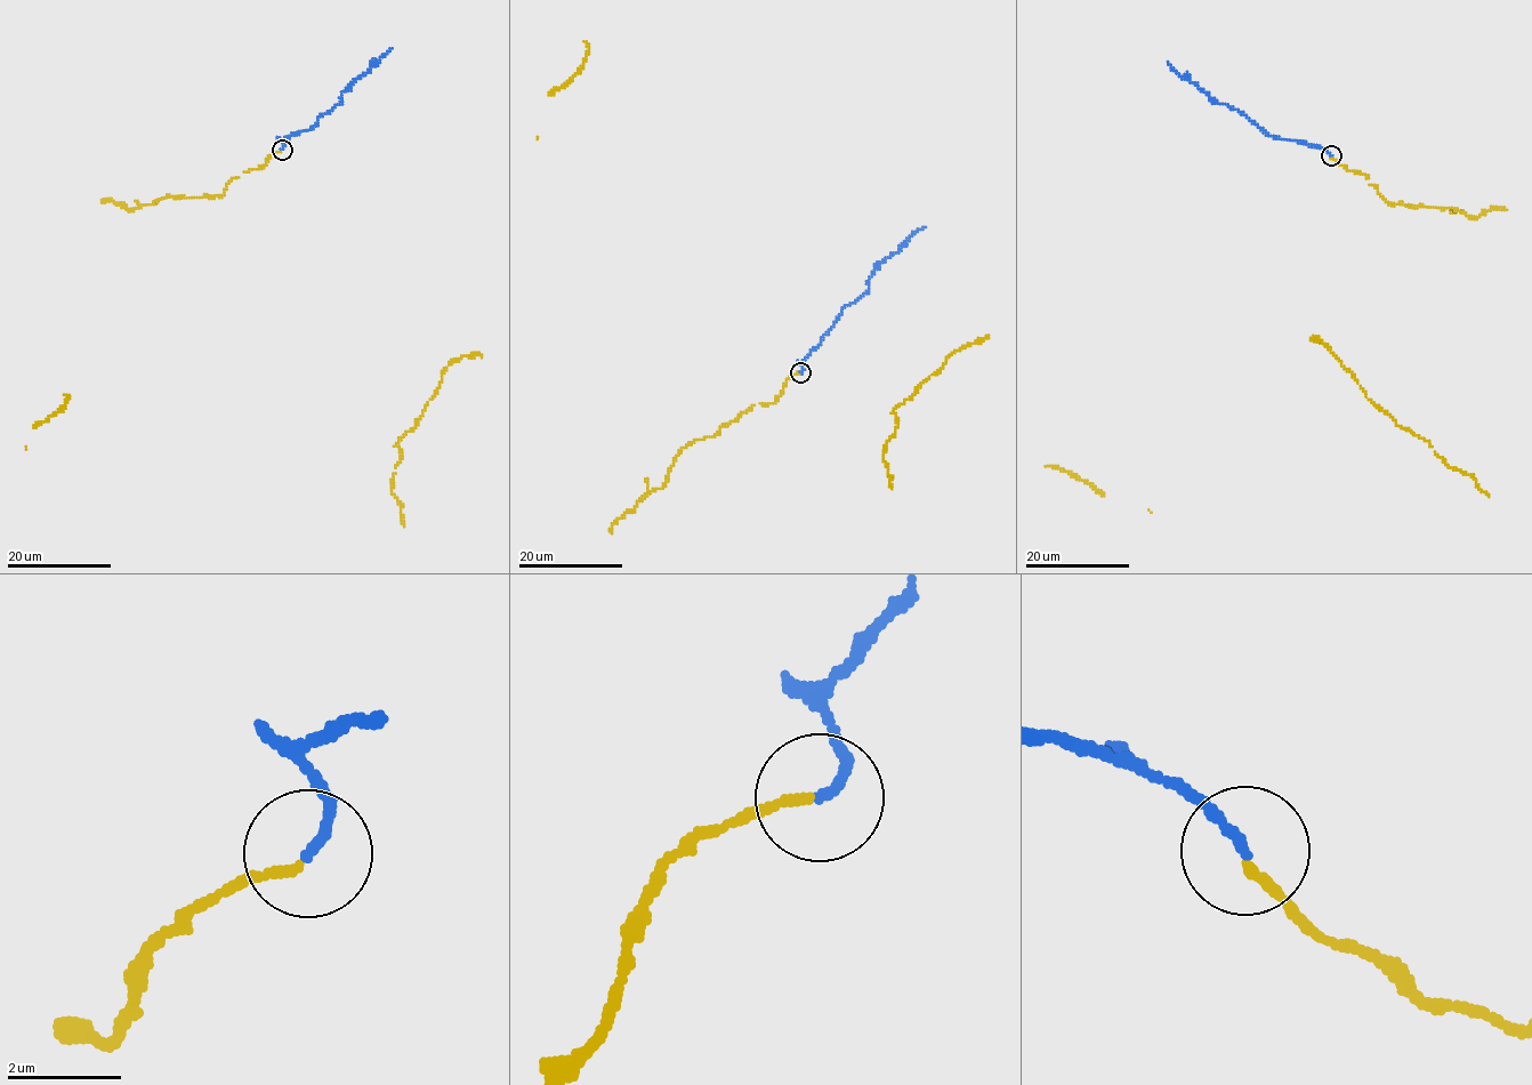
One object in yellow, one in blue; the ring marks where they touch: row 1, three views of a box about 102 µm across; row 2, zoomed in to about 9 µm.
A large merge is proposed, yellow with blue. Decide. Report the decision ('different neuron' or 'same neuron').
same neuron

